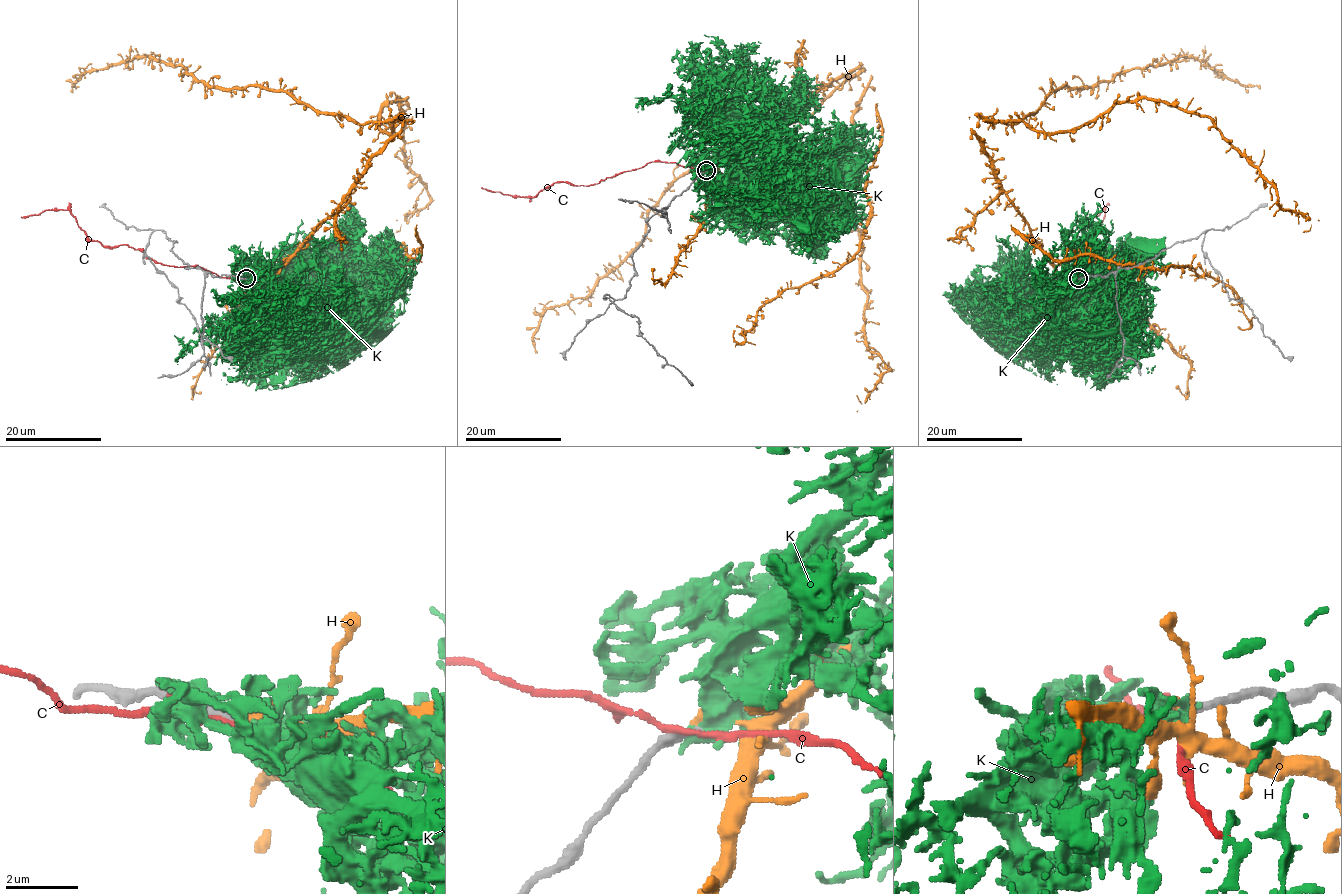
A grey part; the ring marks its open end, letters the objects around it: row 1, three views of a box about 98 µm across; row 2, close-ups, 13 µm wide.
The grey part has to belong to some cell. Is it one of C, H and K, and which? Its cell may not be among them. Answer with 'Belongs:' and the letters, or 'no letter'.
Belongs: no letter

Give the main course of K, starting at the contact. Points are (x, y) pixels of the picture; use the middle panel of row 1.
K: (704, 171), (739, 150), (790, 154), (808, 142), (832, 141), (845, 131), (856, 134), (851, 152)

